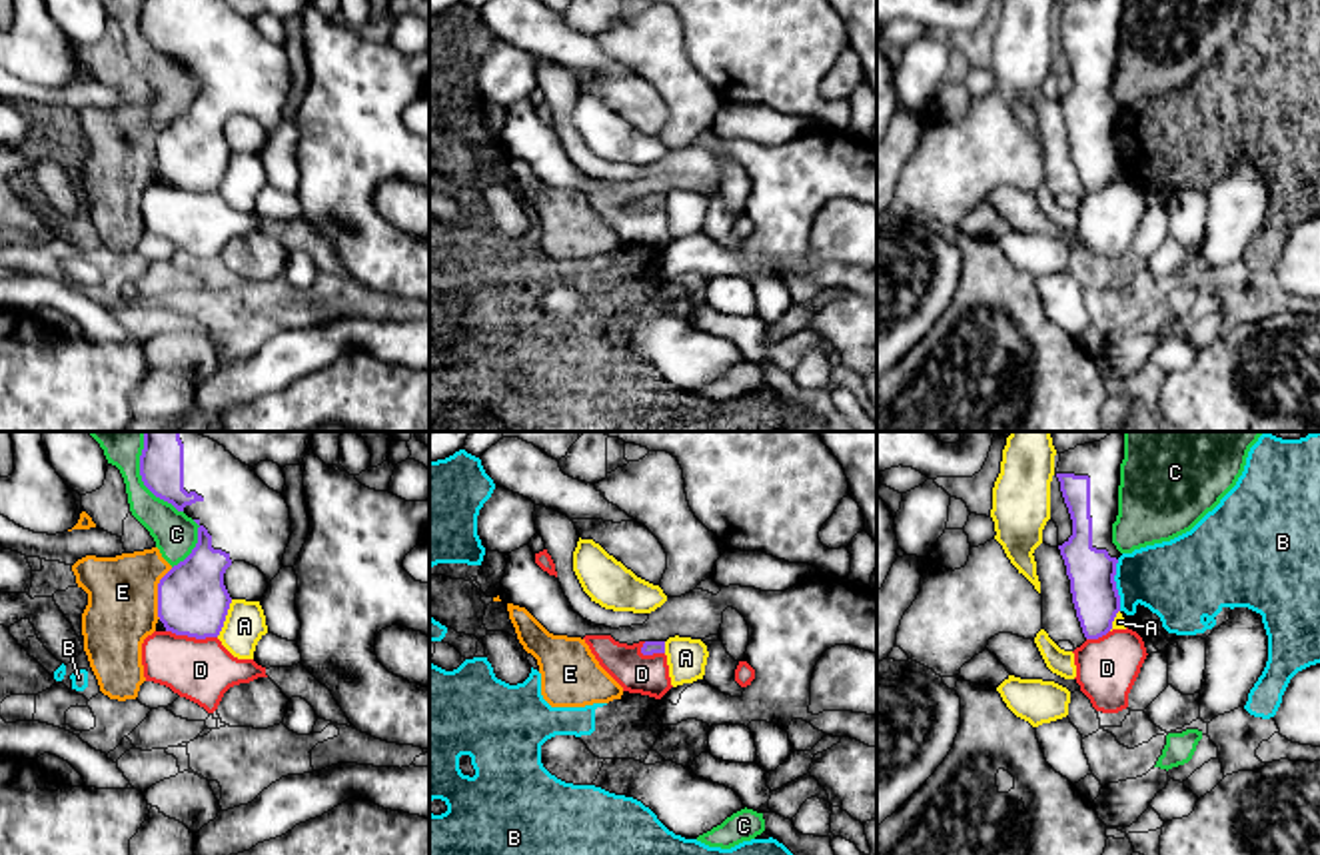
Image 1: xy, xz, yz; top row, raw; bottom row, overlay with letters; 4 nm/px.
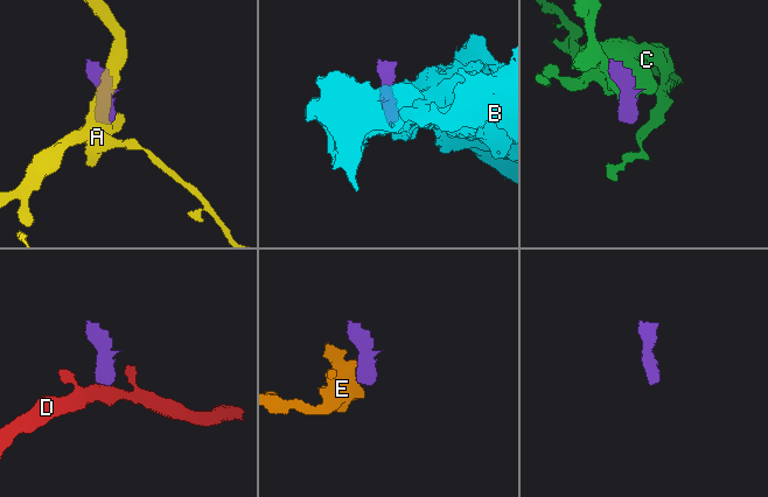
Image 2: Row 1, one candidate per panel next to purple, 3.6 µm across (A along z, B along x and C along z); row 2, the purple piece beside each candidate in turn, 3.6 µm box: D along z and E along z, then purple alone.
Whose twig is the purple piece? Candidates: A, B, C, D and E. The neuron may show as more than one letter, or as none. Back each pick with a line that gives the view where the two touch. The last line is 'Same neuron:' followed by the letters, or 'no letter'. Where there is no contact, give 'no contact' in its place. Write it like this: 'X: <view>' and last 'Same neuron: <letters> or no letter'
Same neuron: no letter

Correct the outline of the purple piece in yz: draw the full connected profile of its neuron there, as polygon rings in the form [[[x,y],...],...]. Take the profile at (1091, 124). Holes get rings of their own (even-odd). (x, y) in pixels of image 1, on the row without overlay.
[[[1074,0],[1060,6],[1056,30],[1072,72],[1072,88],[1058,98],[1070,132],[1072,156],[1086,192],[1112,182],[1120,164],[1112,96],[1124,0]]]

